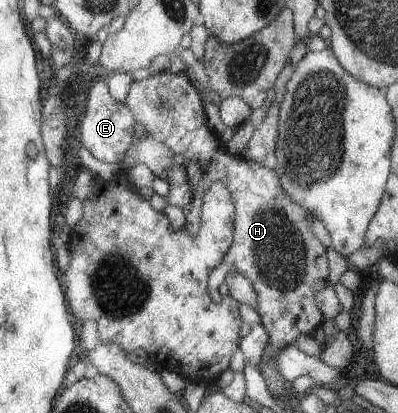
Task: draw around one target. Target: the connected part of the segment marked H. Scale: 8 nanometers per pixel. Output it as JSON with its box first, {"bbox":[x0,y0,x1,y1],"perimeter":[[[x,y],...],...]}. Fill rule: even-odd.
{"bbox":[123,72,327,396],"perimeter":[[[159,72],[142,80],[132,80],[123,100],[133,114],[134,123],[147,127],[150,136],[173,153],[185,171],[185,182],[192,189],[191,209],[185,216],[184,228],[197,234],[200,227],[200,204],[205,191],[213,183],[221,182],[232,193],[236,205],[237,228],[232,247],[228,249],[225,265],[212,270],[209,289],[216,292],[225,276],[241,274],[251,282],[257,294],[255,312],[261,319],[269,340],[263,350],[263,362],[257,364],[268,393],[272,396],[288,393],[287,383],[273,368],[273,358],[281,348],[292,344],[299,334],[311,334],[322,322],[319,310],[313,304],[313,294],[325,286],[327,260],[325,248],[311,232],[311,214],[293,203],[281,188],[275,170],[264,168],[246,157],[229,156],[214,130],[207,126],[207,116],[201,100],[183,72]],[[175,102],[175,118],[167,118],[165,104]]]}

